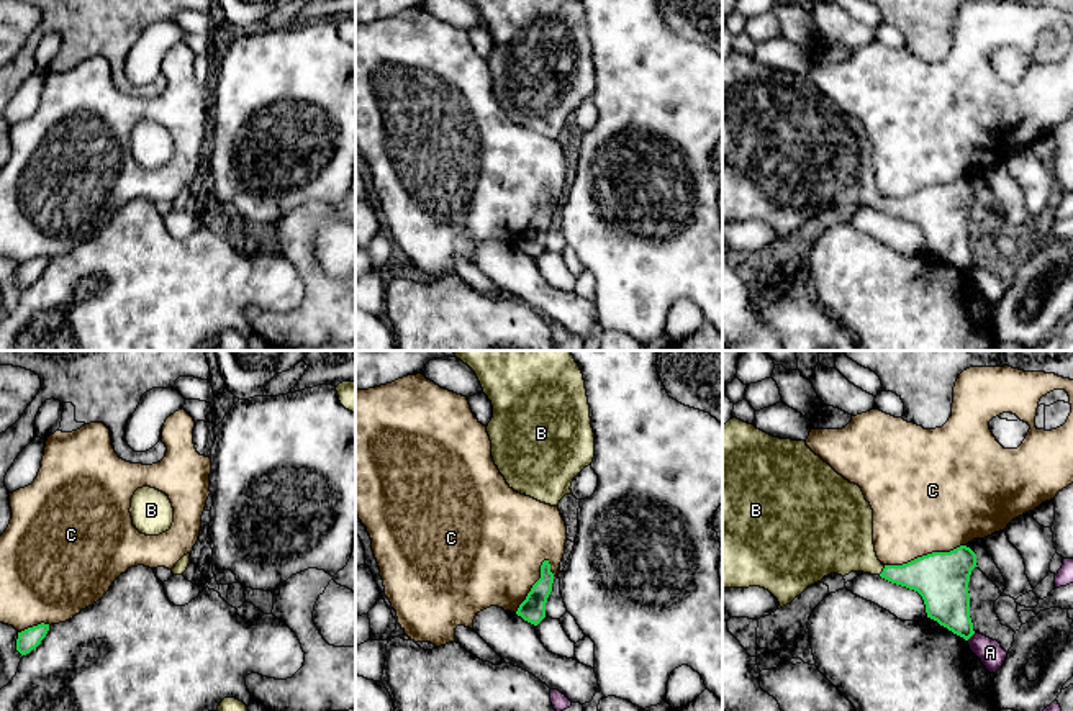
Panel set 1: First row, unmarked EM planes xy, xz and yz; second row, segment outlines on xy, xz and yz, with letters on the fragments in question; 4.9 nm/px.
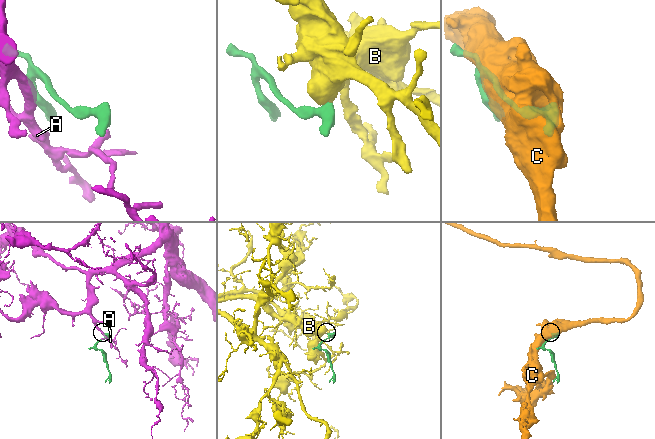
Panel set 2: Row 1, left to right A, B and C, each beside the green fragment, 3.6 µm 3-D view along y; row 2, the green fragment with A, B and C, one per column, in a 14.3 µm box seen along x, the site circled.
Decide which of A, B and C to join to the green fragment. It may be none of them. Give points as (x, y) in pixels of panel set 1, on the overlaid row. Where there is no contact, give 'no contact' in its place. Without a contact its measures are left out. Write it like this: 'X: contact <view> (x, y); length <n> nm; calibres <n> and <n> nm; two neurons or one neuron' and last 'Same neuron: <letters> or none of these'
A: contact yz (970, 636); length 60 nm; calibres 220 and 120 nm; two neurons
B: contact yz (883, 570); length 60 nm; calibres 220 and 300 nm; one neuron
C: contact yz (924, 556); length 420 nm; calibres 260 and 480 nm; two neurons
Same neuron: B

